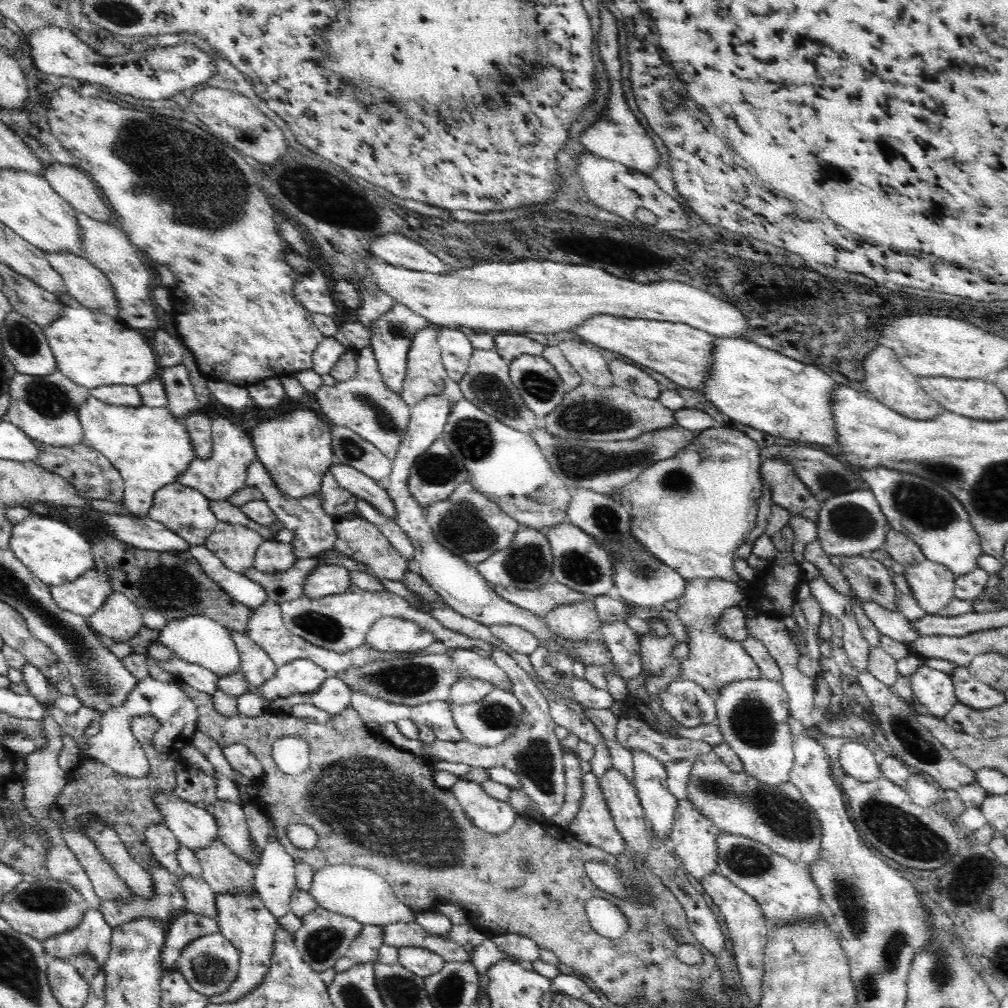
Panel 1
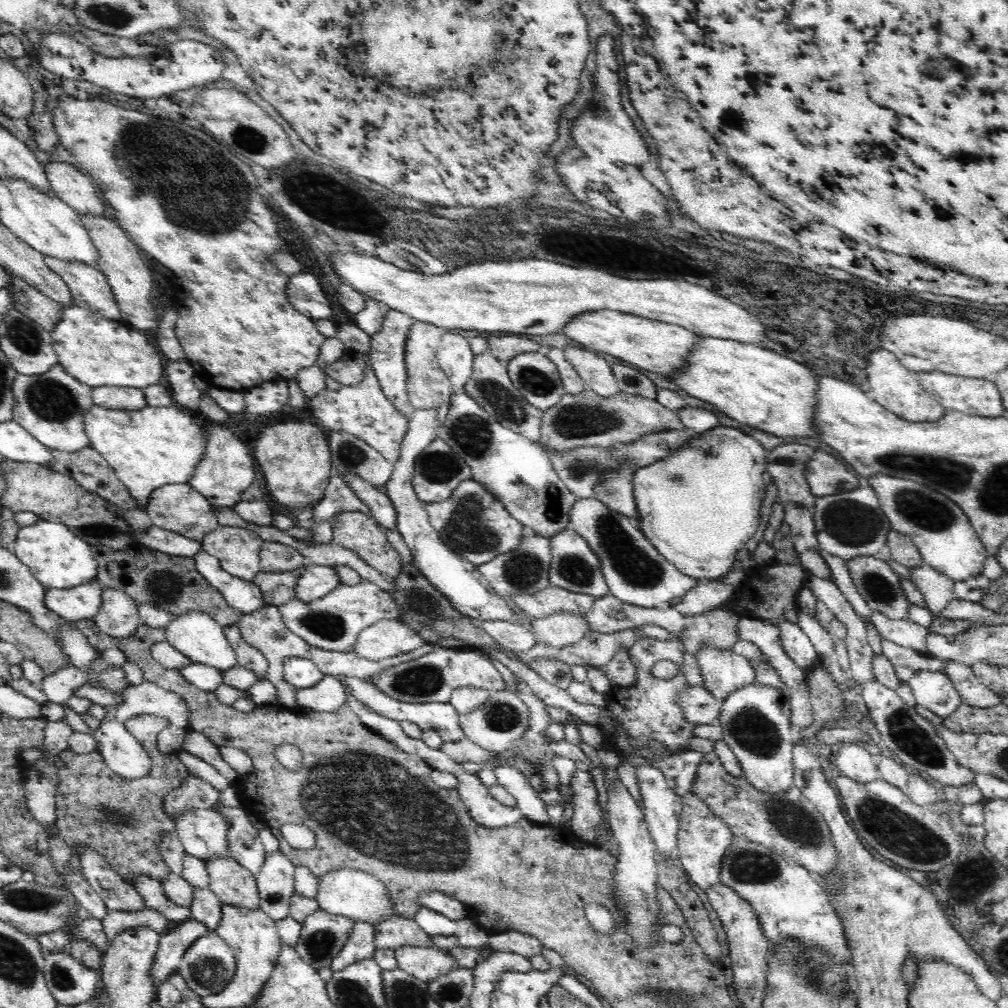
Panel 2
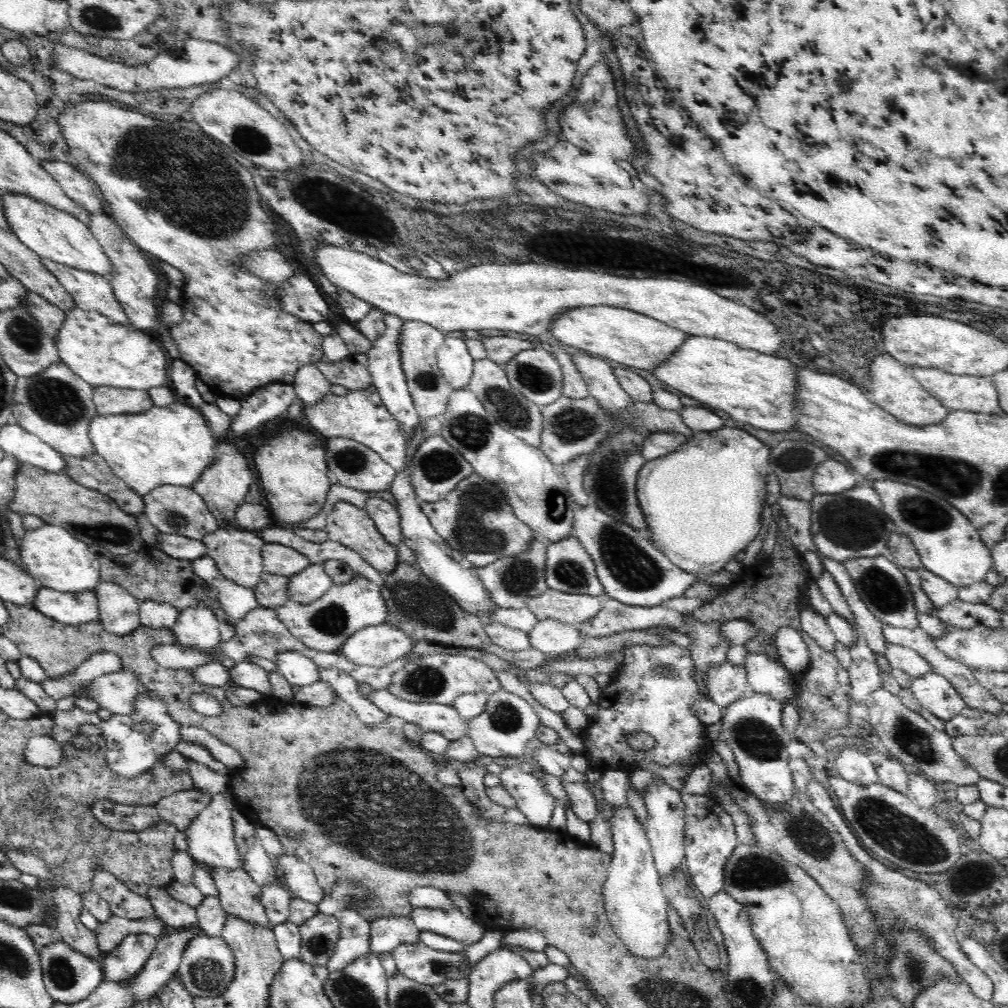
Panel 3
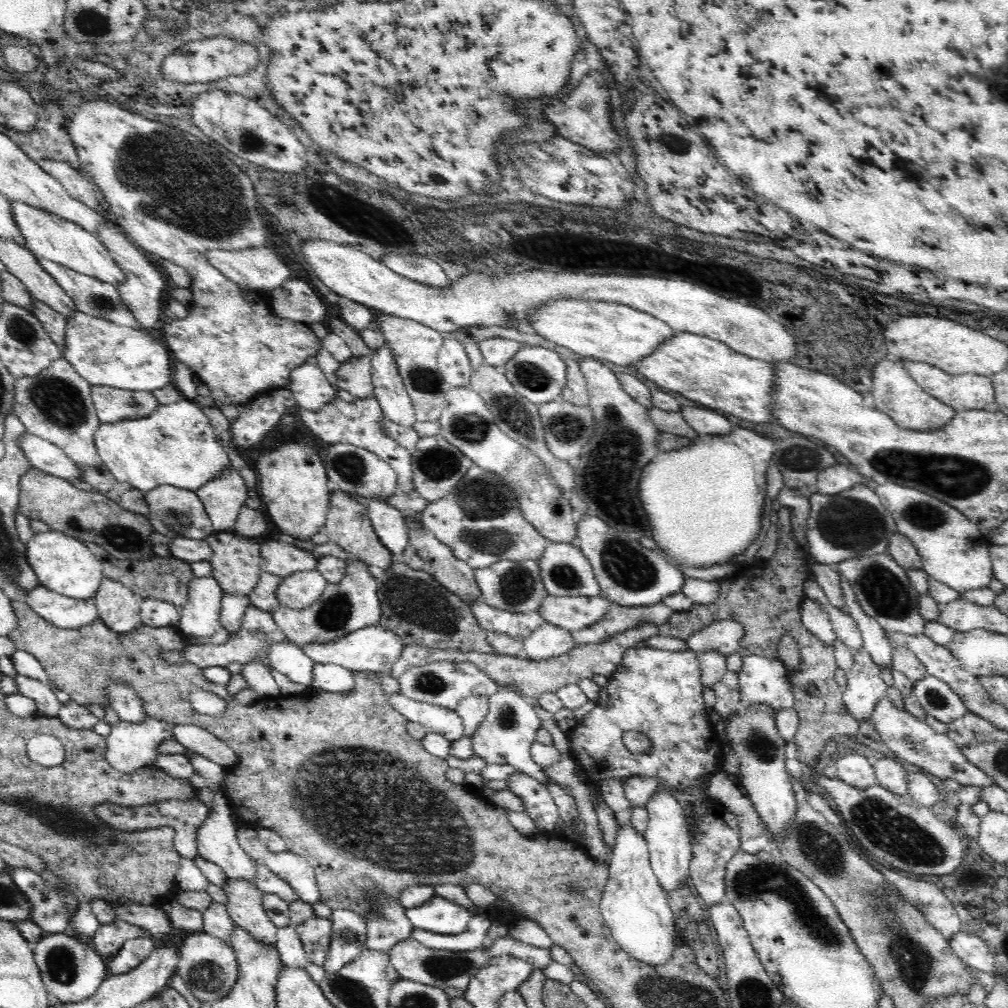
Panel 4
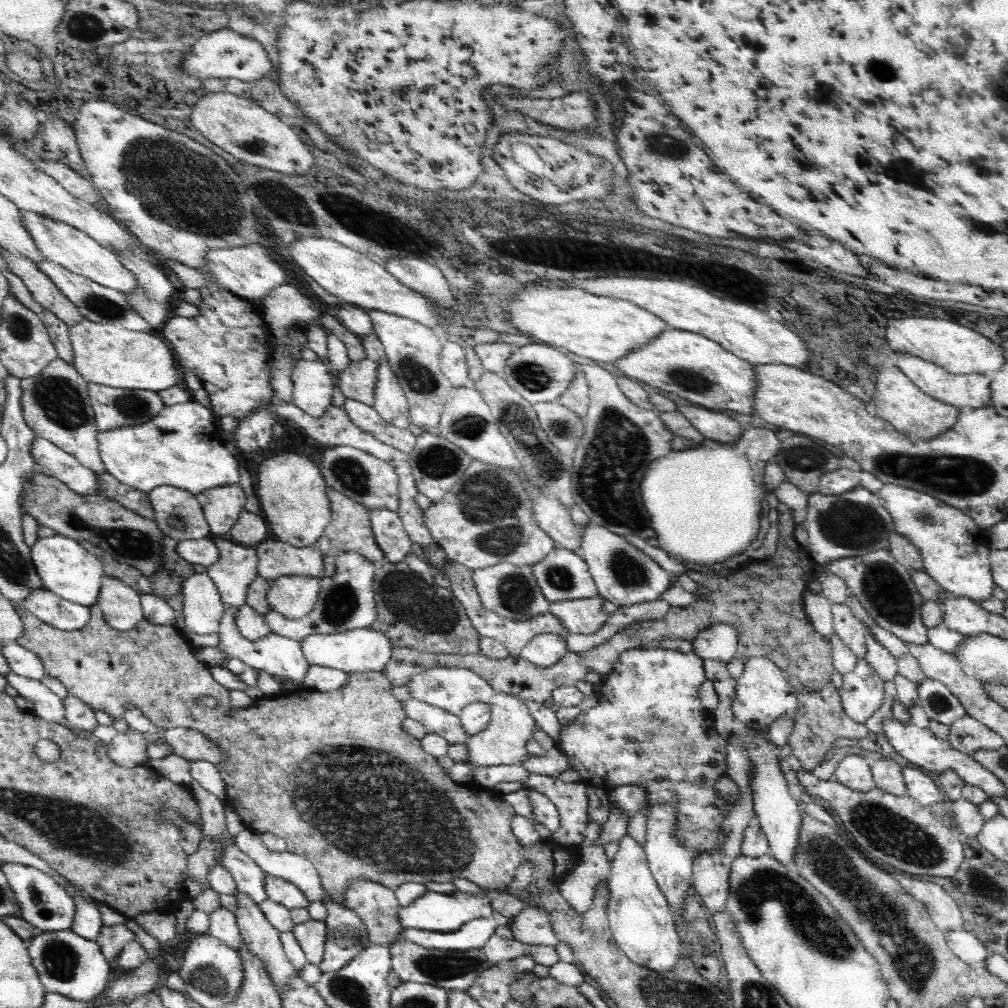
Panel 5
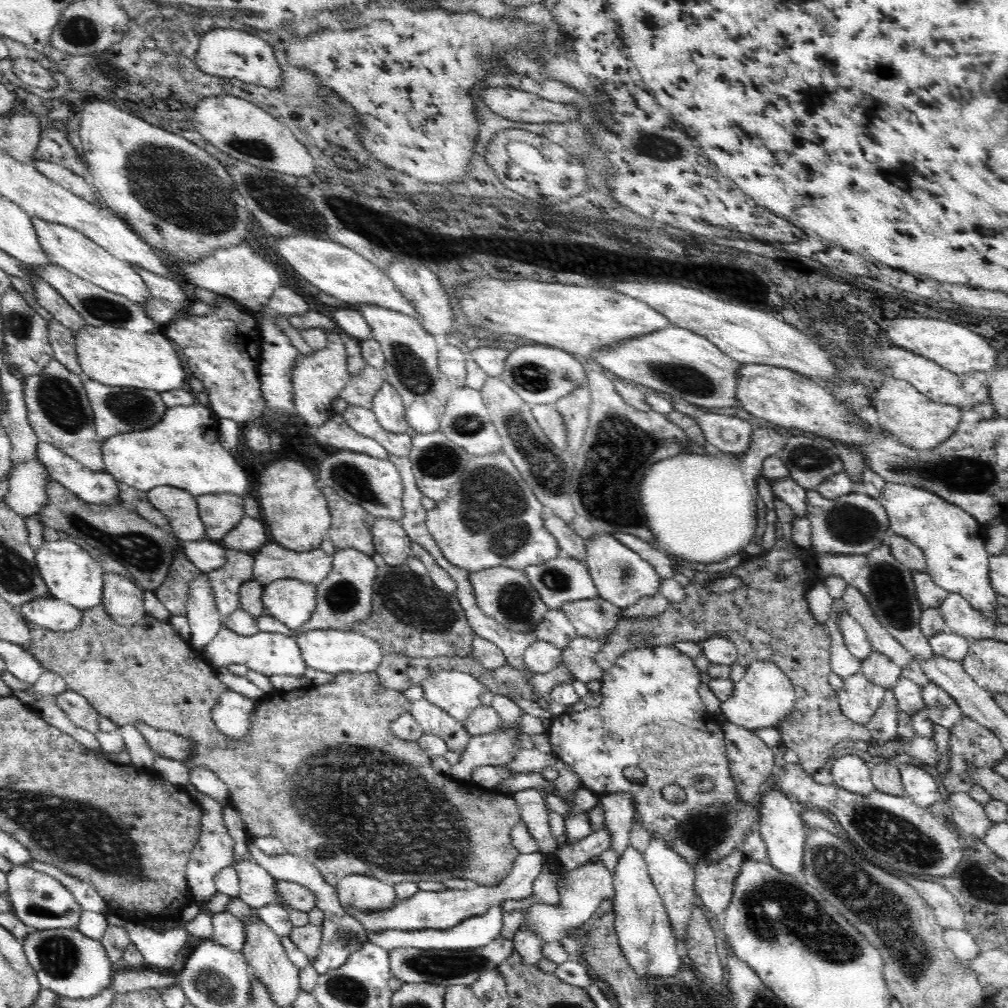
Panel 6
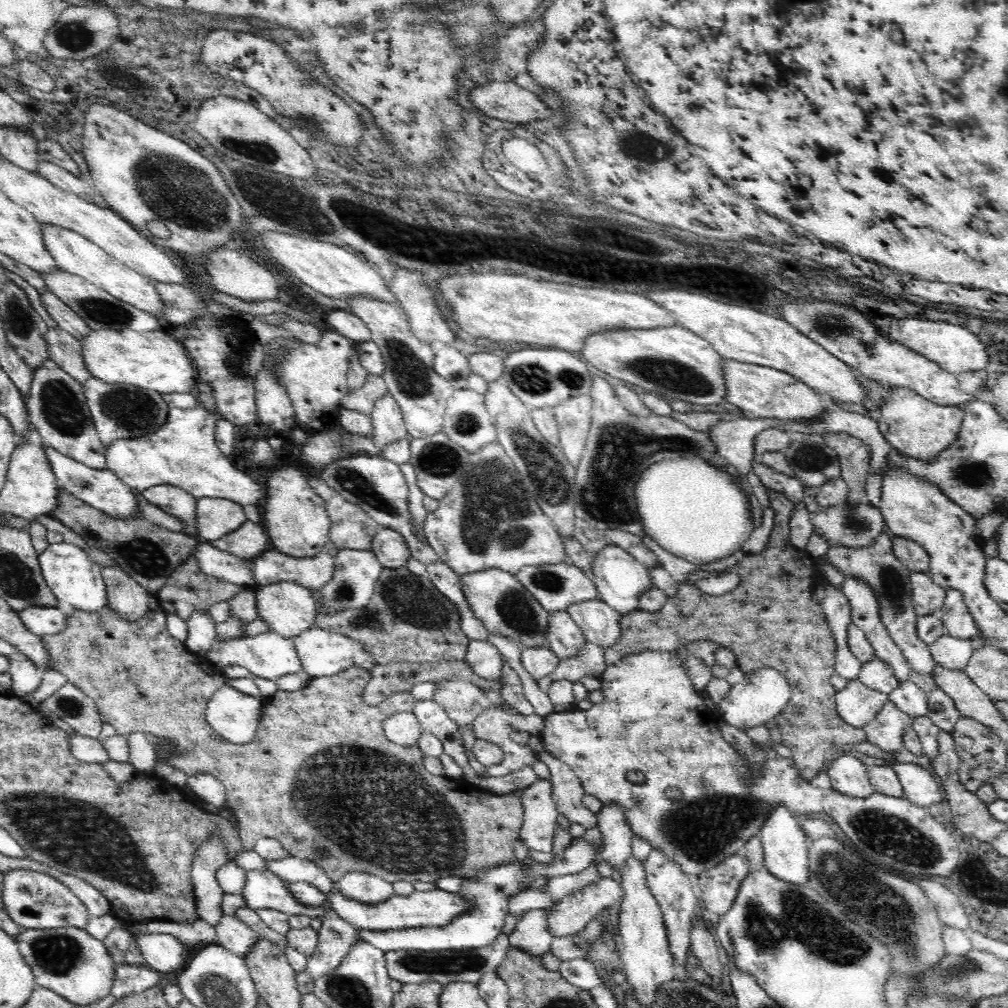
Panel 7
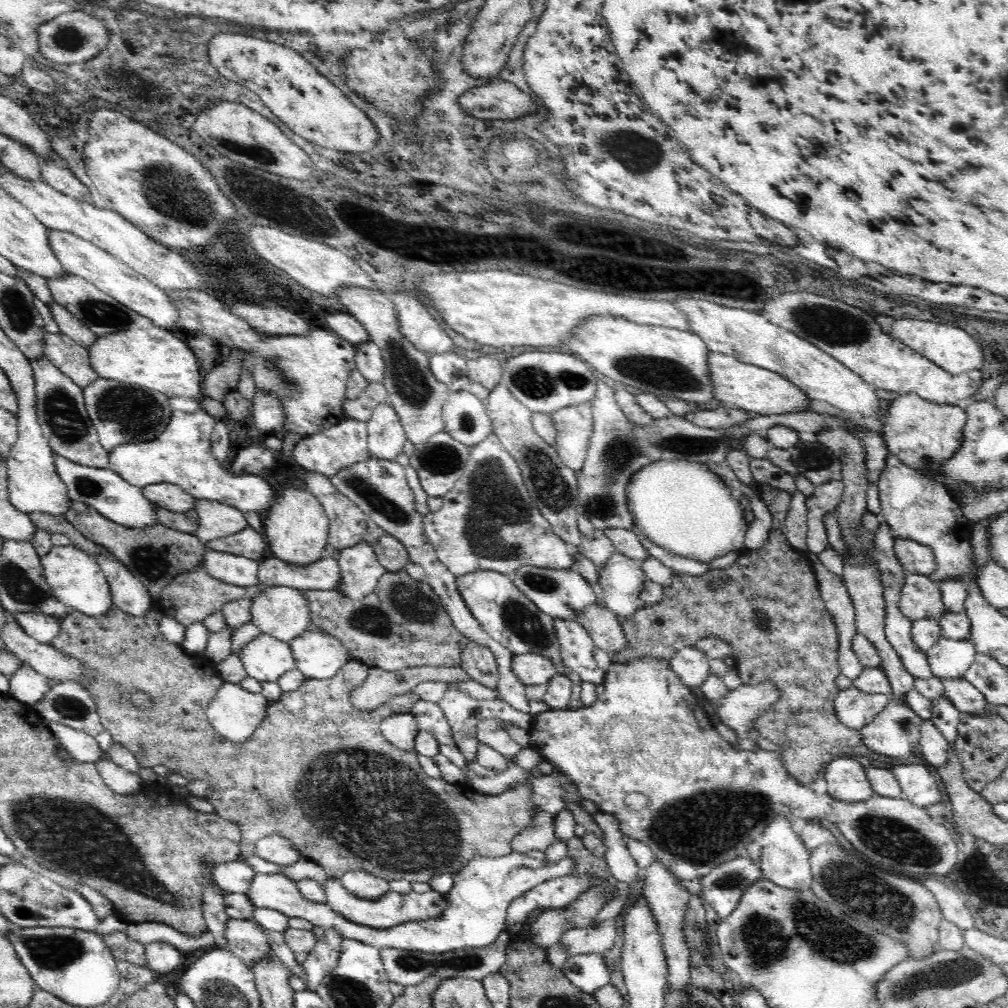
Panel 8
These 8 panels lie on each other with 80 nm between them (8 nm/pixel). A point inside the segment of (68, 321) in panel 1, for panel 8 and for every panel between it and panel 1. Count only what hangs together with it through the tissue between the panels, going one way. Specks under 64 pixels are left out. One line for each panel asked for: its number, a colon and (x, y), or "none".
2: (98, 352)
3: (103, 354)
4: (104, 354)
5: (107, 354)
6: (114, 356)
7: (155, 361)
8: (158, 360)

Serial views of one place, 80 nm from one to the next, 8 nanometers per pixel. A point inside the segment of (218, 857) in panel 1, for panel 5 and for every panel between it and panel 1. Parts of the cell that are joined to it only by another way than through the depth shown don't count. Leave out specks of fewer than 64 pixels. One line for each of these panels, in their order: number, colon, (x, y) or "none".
2: (233, 883)
3: (239, 894)
4: (244, 900)
5: (262, 937)

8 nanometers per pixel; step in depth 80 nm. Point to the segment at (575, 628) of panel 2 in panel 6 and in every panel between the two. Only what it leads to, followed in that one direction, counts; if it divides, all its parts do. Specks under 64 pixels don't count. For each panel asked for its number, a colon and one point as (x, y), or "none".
3: (552, 635)
4: (548, 640)
5: (545, 649)
6: (541, 656)

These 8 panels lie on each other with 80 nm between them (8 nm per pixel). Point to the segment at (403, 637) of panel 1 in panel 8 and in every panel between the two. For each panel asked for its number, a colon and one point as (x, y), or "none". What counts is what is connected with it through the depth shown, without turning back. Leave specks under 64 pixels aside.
2: (389, 637)
3: (378, 645)
4: (372, 649)
5: (360, 650)
6: (336, 651)
7: (323, 653)
8: (319, 655)

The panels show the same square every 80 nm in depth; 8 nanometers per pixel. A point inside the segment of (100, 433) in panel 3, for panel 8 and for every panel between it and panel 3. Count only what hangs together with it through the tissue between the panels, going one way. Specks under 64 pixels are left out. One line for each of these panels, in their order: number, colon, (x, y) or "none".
4: (175, 445)
5: (180, 446)
6: (182, 449)
7: (183, 452)
8: (182, 454)

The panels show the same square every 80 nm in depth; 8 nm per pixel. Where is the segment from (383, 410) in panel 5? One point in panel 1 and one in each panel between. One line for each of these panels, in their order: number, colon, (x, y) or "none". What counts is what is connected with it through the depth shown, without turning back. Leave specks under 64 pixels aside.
1: (392, 334)
2: (388, 346)
3: (385, 358)
4: (388, 386)

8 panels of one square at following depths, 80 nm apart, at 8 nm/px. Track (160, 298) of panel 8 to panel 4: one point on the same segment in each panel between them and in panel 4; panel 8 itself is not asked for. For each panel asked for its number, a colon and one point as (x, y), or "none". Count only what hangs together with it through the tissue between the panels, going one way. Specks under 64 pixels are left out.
4: (48, 236)
5: (61, 243)
6: (65, 246)
7: (71, 252)

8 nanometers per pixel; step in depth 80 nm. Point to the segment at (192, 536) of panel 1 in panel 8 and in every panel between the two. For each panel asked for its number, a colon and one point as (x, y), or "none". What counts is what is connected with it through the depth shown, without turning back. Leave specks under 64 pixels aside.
2: (180, 508)
3: (179, 510)
4: (173, 511)
5: (178, 513)
6: (179, 508)
7: (181, 505)
8: (164, 495)

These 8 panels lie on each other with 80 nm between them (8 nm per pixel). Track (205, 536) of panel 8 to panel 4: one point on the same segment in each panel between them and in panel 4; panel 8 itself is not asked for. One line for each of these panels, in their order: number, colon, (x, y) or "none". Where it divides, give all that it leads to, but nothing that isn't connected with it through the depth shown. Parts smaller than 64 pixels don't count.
4: (223, 496)
5: (222, 504)
6: (221, 512)
7: (216, 516)

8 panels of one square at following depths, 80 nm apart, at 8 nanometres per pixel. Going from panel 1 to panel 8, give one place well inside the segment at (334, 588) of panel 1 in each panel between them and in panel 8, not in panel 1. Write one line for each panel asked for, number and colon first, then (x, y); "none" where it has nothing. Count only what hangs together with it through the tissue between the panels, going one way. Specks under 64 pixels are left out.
2: (316, 581)
3: (313, 582)
4: (303, 588)
5: (294, 595)
6: (293, 601)
7: (290, 608)
8: (282, 611)

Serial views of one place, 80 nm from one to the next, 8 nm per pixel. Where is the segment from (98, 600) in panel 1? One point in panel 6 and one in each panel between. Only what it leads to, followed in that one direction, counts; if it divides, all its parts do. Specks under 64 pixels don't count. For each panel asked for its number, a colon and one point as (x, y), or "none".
2: (82, 601)
3: (73, 608)
4: (67, 612)
5: (60, 613)
6: (47, 610)

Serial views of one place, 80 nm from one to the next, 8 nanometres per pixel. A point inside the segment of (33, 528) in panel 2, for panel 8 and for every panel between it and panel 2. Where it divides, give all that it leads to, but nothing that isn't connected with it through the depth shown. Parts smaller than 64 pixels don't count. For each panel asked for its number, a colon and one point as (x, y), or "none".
3: (58, 560)
4: (62, 563)
5: (66, 568)
6: (70, 573)
7: (76, 580)
8: (77, 581)

